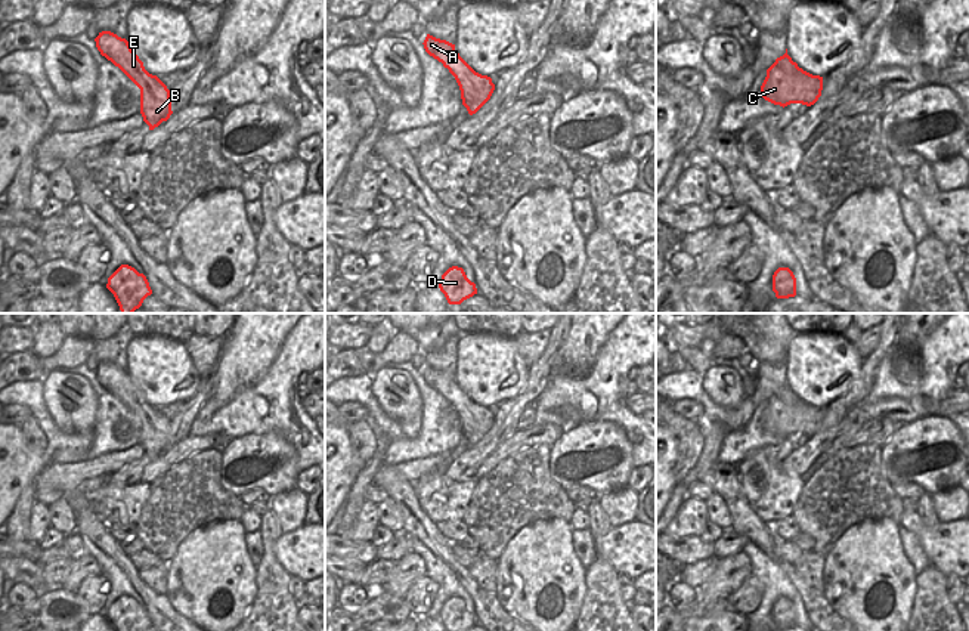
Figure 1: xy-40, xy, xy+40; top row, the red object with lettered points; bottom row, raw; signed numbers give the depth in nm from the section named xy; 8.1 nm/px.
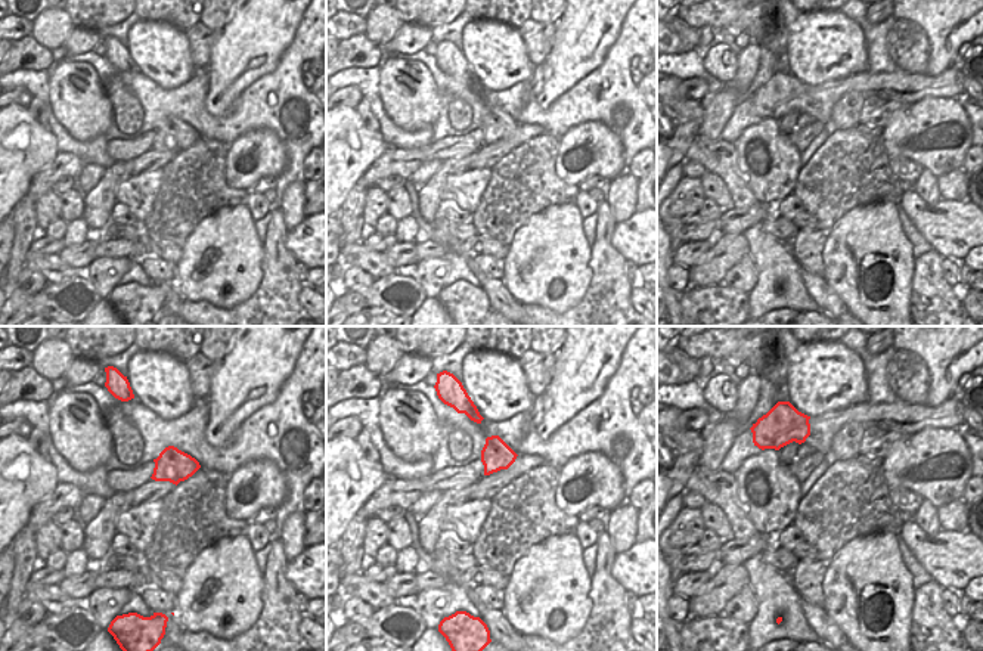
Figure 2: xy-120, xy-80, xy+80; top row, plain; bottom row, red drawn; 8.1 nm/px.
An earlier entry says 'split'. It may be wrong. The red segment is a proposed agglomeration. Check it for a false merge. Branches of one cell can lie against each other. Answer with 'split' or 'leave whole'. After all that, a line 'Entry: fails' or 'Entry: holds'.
split
Entry: holds

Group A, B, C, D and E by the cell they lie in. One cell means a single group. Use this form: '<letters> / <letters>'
A B D E / C

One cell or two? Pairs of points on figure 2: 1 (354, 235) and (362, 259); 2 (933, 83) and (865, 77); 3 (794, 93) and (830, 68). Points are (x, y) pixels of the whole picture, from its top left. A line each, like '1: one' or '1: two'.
1: two
2: one
3: two

